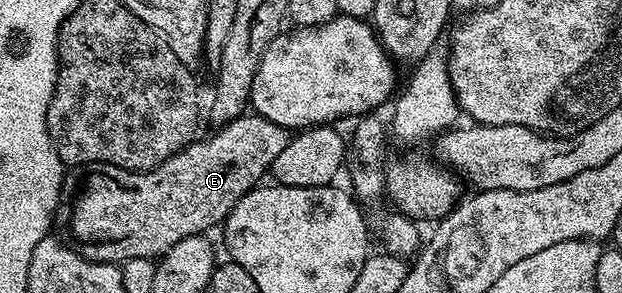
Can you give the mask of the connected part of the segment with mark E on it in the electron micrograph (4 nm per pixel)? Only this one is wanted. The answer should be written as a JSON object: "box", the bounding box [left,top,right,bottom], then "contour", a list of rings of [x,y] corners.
{"box":[56,114,292,264],"contour":[[[243,114],[228,121],[228,123],[221,125],[211,136],[206,136],[195,139],[193,142],[186,145],[176,154],[172,154],[172,158],[168,158],[160,166],[156,166],[147,172],[133,172],[127,168],[120,166],[112,166],[111,164],[92,164],[89,166],[82,166],[77,169],[78,172],[74,176],[74,192],[78,197],[75,200],[67,199],[65,202],[59,203],[56,213],[57,223],[70,224],[70,232],[74,235],[72,239],[72,247],[75,252],[80,253],[84,258],[95,260],[96,262],[104,262],[105,264],[118,264],[128,258],[148,258],[154,260],[155,258],[162,257],[166,251],[172,249],[176,242],[181,239],[188,238],[189,236],[201,236],[209,233],[209,228],[225,225],[228,214],[236,206],[236,202],[240,202],[240,198],[244,194],[248,194],[259,183],[258,180],[263,175],[264,177],[269,173],[272,162],[276,162],[280,150],[284,150],[284,146],[288,146],[290,137],[292,135],[291,129],[281,128],[276,126],[276,122],[268,122],[268,118],[259,116],[257,114]]]}

